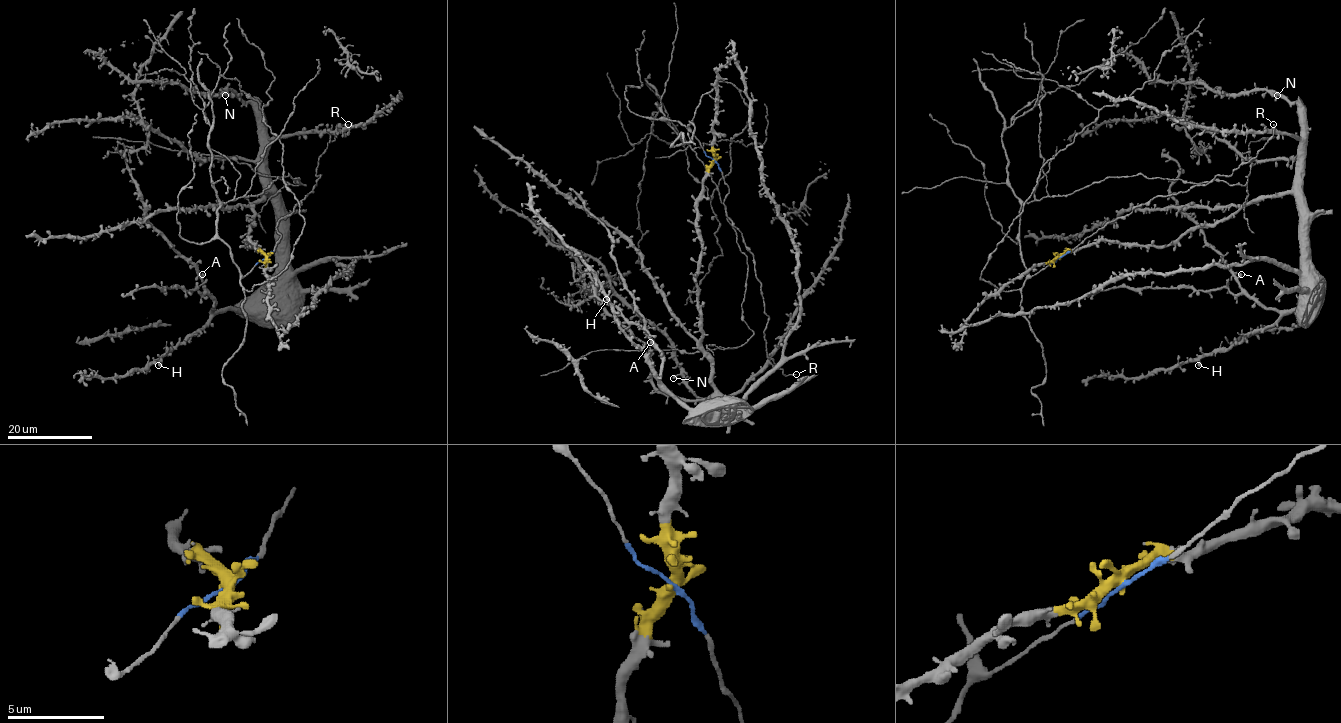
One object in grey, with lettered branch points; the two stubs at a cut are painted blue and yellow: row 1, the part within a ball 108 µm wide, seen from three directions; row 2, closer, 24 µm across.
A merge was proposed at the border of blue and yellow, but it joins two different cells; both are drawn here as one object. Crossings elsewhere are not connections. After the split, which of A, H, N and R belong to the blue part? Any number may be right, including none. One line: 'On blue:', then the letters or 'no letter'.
On blue: R

